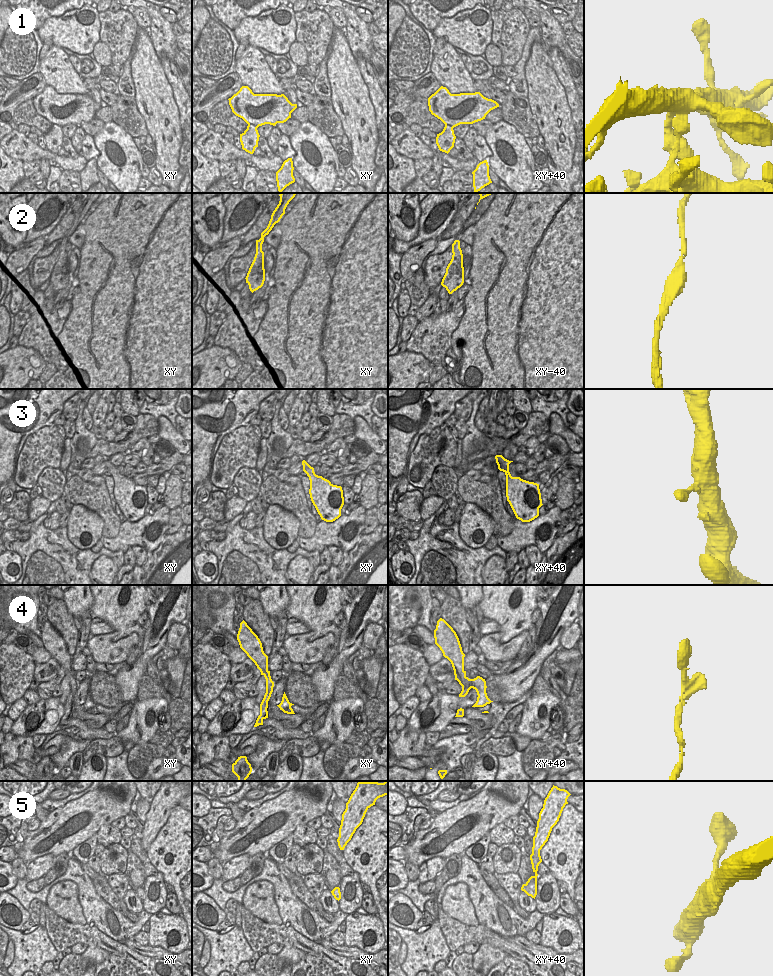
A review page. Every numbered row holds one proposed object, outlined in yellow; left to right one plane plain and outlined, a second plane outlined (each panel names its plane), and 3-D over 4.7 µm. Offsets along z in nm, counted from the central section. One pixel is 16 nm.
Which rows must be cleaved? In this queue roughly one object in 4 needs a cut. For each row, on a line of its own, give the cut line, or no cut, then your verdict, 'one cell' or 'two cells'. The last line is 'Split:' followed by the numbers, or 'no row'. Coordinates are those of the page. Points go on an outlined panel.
1: no cut; one cell
2: no cut; one cell
3: no cut; one cell
4: cut in xy along (266, 693), (269, 698); two cells
5: no cut; one cell
Split: 4

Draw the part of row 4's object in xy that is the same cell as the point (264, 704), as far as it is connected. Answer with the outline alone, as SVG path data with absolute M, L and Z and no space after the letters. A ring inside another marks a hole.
M269 694L264 695L264 698L260 704L260 715L258 716L254 727L259 725L263 725L263 720L268 718L268 701L269 701Z

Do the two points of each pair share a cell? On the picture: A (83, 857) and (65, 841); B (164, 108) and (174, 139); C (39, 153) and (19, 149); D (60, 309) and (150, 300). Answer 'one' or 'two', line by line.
A: two
B: one
C: one
D: two

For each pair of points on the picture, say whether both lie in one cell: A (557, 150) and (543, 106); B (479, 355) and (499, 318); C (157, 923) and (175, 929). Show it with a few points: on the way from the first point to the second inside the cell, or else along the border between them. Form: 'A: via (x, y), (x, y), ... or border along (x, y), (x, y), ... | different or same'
A: via (555, 139), (553, 117) | same
B: via (481, 345), (484, 333), (489, 328) | same
C: via (161, 926), (164, 929), (171, 929) | same

